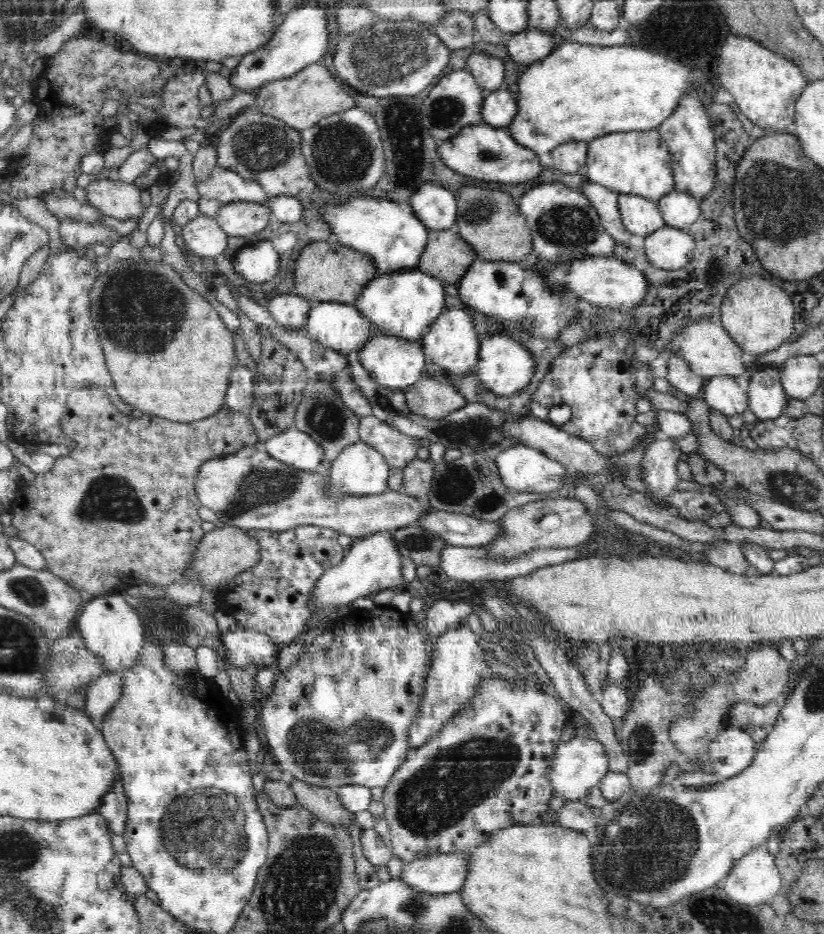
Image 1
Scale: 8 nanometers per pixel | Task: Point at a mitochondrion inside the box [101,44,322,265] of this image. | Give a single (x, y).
(258, 147)

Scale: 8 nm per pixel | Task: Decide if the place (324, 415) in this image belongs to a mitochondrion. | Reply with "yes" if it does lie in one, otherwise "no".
yes

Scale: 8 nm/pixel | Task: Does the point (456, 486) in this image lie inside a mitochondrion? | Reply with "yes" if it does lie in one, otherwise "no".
yes

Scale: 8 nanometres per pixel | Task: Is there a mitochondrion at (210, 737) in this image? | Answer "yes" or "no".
no

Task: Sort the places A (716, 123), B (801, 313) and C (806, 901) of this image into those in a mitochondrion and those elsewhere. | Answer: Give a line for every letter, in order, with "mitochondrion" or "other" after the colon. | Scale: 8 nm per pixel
A: other
B: other
C: other

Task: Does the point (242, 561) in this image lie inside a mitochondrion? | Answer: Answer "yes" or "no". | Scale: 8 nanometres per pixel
no

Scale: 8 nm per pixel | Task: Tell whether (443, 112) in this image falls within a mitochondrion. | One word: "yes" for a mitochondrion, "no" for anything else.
yes

